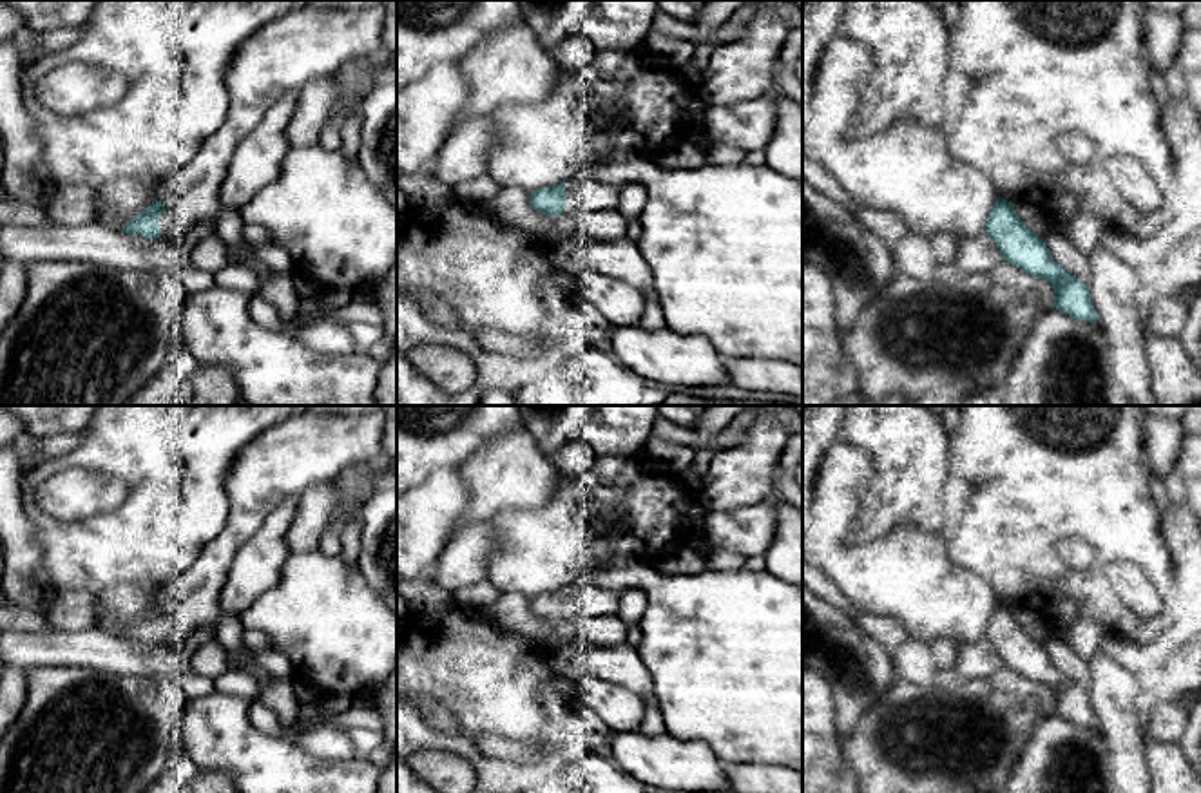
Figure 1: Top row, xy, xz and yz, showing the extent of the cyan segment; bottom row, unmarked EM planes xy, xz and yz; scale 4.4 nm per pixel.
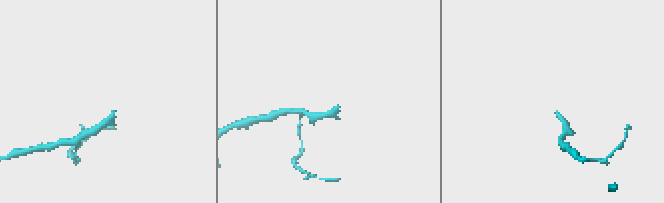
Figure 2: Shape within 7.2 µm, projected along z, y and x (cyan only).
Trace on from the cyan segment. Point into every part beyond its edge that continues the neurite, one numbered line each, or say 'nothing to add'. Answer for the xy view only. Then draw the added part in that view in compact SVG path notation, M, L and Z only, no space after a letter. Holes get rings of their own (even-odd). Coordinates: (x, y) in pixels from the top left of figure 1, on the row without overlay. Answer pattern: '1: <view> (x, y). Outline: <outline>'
1: xy (310, 449). Outline: M308 409L254 438L237 454L226 476L230 511L225 529L187 572L161 588L158 607L165 616L159 619L159 645L179 652L194 632L221 616L219 596L228 570L239 549L263 527L274 509L283 502L299 500L312 487L333 485L353 463L380 463L384 425L384 409L368 415L322 415Z

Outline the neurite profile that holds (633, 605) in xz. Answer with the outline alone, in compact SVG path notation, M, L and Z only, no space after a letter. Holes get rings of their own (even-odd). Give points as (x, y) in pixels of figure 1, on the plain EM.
M627 585L621 590L621 603L618 617L627 625L636 625L641 621L647 610L647 594L638 585Z

